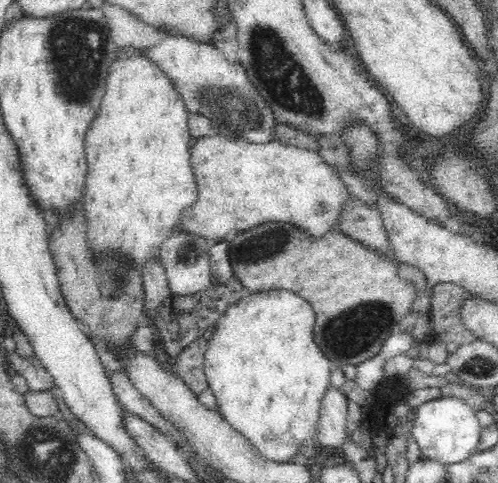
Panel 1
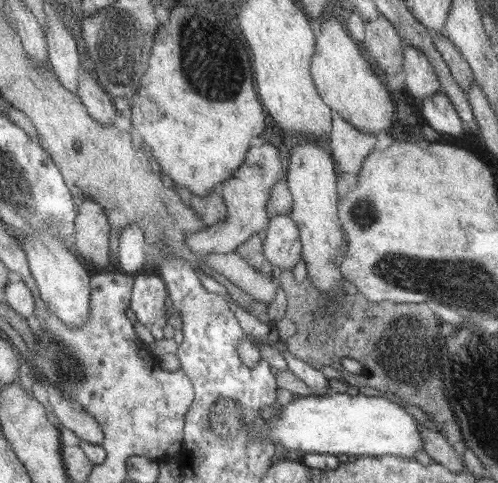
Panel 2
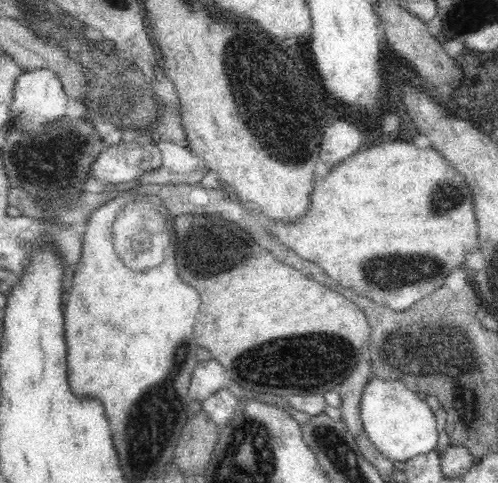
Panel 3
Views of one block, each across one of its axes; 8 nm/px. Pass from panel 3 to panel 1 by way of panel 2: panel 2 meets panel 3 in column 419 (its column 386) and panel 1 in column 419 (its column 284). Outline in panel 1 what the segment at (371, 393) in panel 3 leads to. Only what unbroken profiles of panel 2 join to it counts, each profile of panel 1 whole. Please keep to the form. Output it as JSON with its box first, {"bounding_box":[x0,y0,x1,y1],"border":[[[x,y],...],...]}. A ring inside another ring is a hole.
{"bounding_box":[412,396,482,464],"border":[[[442,396],[440,400],[422,404],[418,408],[416,422],[412,426],[412,434],[420,444],[422,458],[440,464],[458,464],[458,462],[466,462],[472,454],[476,454],[480,450],[482,426],[474,414],[476,412],[472,412],[472,408],[460,396],[456,398]]]}

